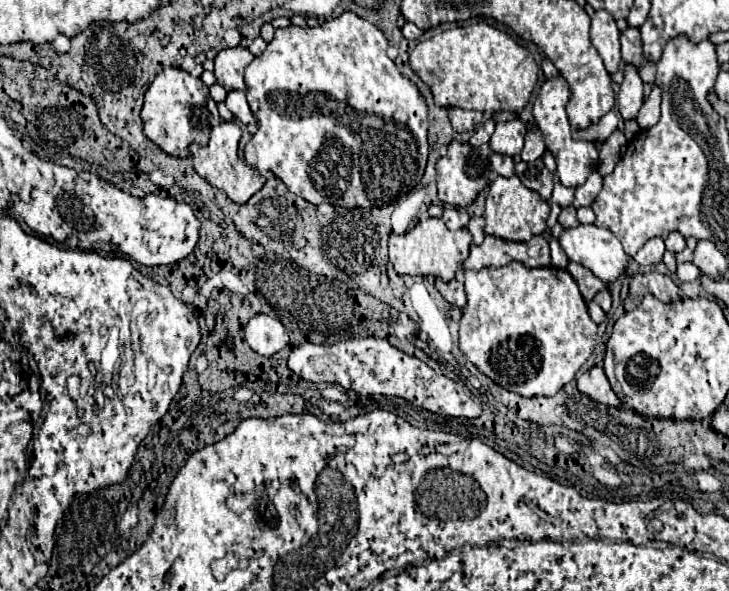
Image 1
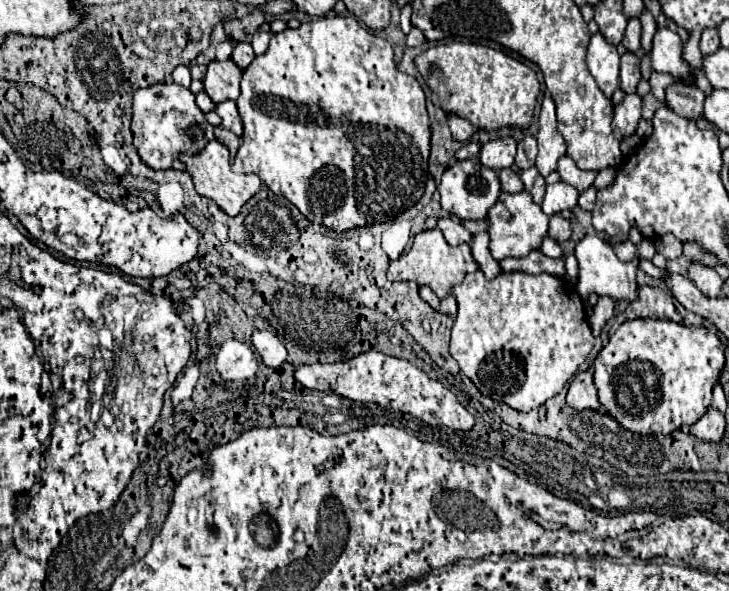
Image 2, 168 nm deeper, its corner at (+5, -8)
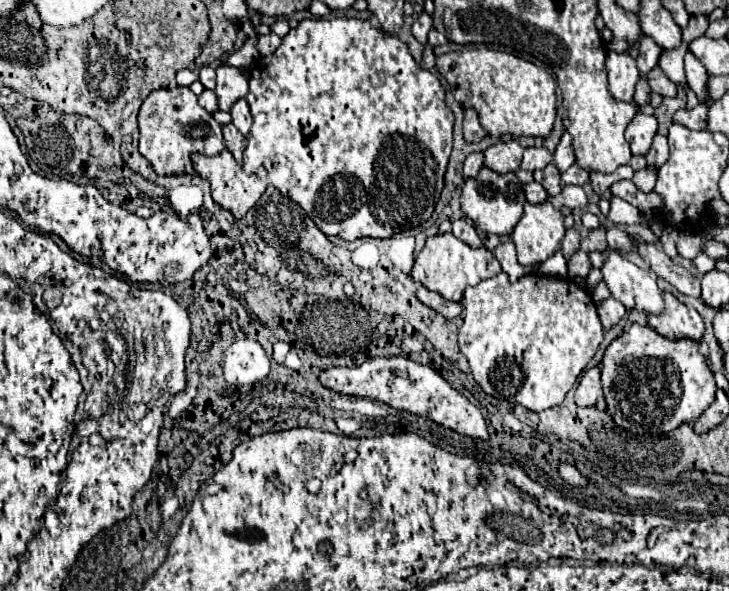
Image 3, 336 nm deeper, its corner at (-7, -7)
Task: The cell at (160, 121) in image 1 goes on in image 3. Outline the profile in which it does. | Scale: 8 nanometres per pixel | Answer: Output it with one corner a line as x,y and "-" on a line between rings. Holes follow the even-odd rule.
172,87
172,89
152,91
140,107
138,123
140,123
140,155
152,163
152,167
158,175
190,173
190,167
192,167
190,153
196,151
202,155
218,155
224,149
224,137
222,137
220,123
214,121
212,113
208,113
206,109
202,109
198,105
198,97
188,87

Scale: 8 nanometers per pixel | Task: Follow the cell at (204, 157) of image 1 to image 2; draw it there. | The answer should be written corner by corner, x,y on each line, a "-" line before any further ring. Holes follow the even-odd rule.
212,140
206,144
206,148
200,152
200,154
194,154
194,156
186,156
186,154
180,154
180,160
186,164
192,180
194,180
194,186
196,186
196,192
200,196
206,196
210,200
214,200
228,216
236,216
240,212
240,208
260,190
262,182
252,176
252,174
236,174
232,172
230,168
230,152
224,144
220,144
218,140

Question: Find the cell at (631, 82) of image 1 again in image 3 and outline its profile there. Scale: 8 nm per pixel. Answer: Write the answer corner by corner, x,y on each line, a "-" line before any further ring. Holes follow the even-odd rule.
636,113
634,119
630,121
630,125
626,127
626,139
630,143
630,149
634,155
646,155
650,145
652,145
652,137
656,135
656,117
652,115
644,115
644,113

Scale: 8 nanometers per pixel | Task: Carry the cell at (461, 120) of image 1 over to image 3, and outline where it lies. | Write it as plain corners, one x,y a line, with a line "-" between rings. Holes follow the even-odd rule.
466,109
464,111
464,139
470,143
478,143
480,139
486,137
486,131
482,129
478,115
474,109

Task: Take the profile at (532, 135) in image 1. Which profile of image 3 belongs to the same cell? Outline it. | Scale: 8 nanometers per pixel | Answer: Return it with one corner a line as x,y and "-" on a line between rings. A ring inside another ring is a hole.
528,147
524,151
524,159
520,167
528,171
536,171
536,169
544,169
548,163
552,163
552,153
546,147

